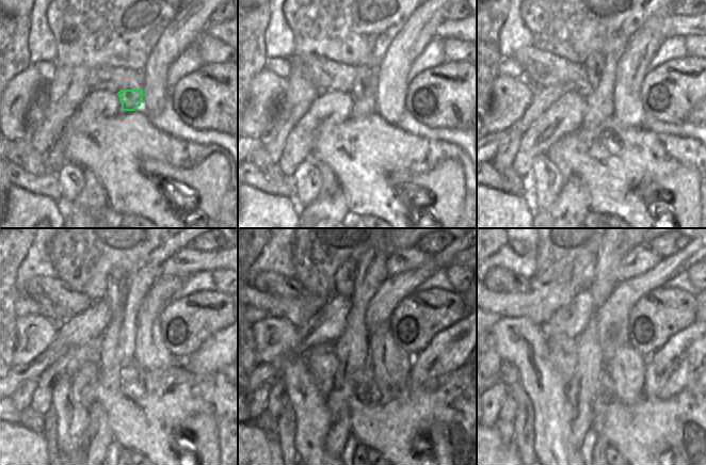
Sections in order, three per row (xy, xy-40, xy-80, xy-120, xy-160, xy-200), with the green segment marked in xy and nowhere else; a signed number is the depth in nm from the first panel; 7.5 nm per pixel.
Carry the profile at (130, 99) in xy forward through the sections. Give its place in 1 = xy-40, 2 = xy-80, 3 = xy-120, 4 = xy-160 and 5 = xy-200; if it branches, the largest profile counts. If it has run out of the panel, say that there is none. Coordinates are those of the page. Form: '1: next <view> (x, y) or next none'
1: next xy-40 (362, 80)
2: next xy-80 (594, 64)
3: next xy-120 (115, 297)
4: next xy-160 (347, 274)
5: next xy-200 (583, 272)

